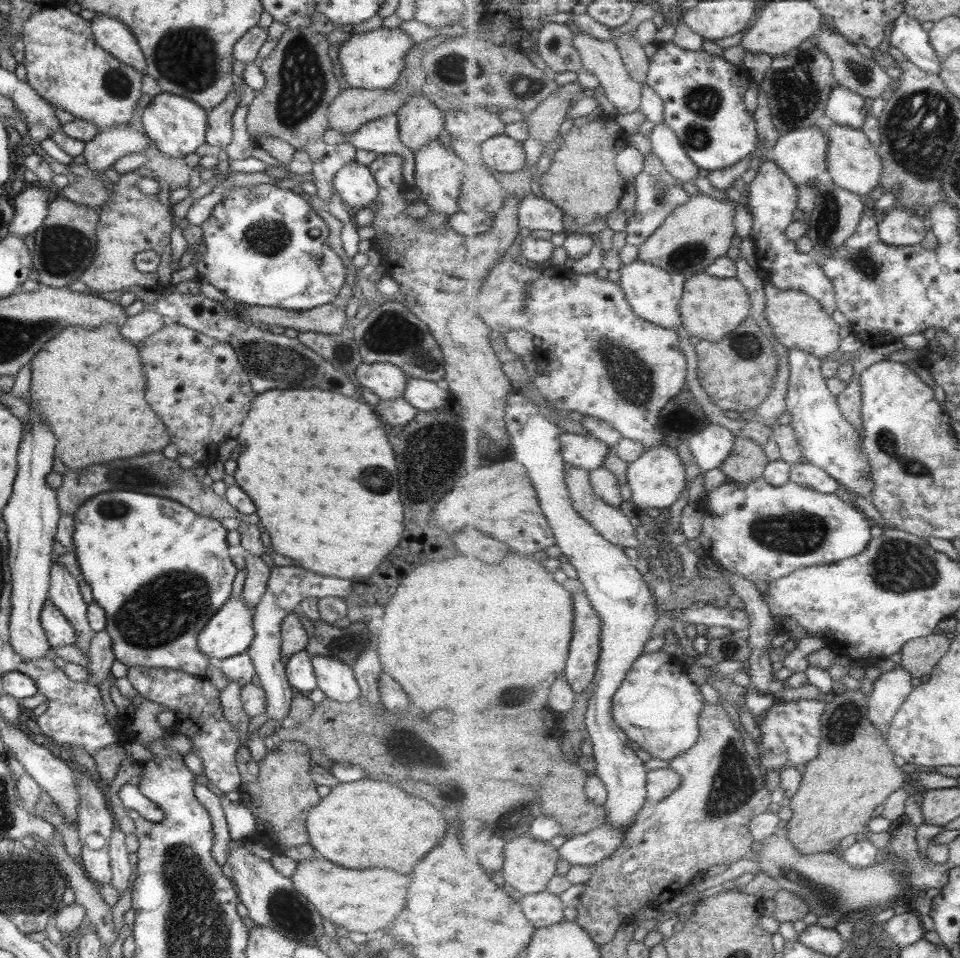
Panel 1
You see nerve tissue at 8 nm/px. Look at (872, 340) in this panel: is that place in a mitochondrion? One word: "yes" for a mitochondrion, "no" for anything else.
no

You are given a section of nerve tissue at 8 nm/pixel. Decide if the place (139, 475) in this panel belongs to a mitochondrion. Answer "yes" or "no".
yes

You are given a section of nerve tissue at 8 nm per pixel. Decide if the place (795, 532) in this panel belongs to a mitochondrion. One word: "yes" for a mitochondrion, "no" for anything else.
yes

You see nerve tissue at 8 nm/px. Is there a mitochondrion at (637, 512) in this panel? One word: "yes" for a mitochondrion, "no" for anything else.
no

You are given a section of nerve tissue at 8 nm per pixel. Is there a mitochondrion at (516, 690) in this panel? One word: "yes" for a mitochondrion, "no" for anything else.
yes

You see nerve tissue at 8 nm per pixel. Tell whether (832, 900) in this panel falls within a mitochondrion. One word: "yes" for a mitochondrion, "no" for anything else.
yes

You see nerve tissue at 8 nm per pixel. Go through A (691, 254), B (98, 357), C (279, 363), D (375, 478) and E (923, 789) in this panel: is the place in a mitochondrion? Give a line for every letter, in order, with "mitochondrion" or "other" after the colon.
A: mitochondrion
B: other
C: mitochondrion
D: mitochondrion
E: other

